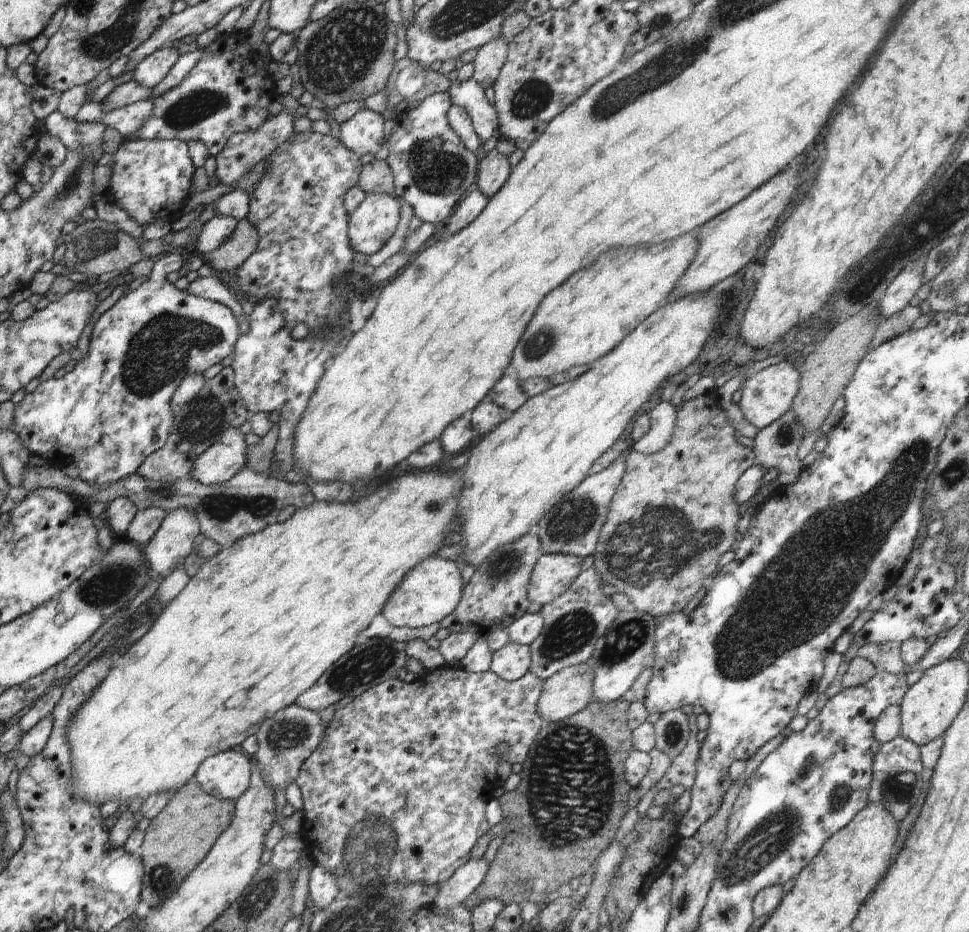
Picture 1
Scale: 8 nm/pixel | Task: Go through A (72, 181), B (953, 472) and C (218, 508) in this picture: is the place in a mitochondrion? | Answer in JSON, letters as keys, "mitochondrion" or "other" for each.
{"A":"mitochondrion","B":"mitochondrion","C":"mitochondrion"}

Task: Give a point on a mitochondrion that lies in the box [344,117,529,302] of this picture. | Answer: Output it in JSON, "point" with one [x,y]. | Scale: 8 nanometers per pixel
{"point":[435,168]}

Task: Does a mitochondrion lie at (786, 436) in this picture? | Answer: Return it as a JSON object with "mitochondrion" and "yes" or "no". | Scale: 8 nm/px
{"mitochondrion":"yes"}

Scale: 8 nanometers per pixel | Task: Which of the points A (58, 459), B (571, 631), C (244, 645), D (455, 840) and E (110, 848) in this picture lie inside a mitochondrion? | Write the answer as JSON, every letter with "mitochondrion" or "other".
{"A":"other","B":"mitochondrion","C":"other","D":"other","E":"other"}

